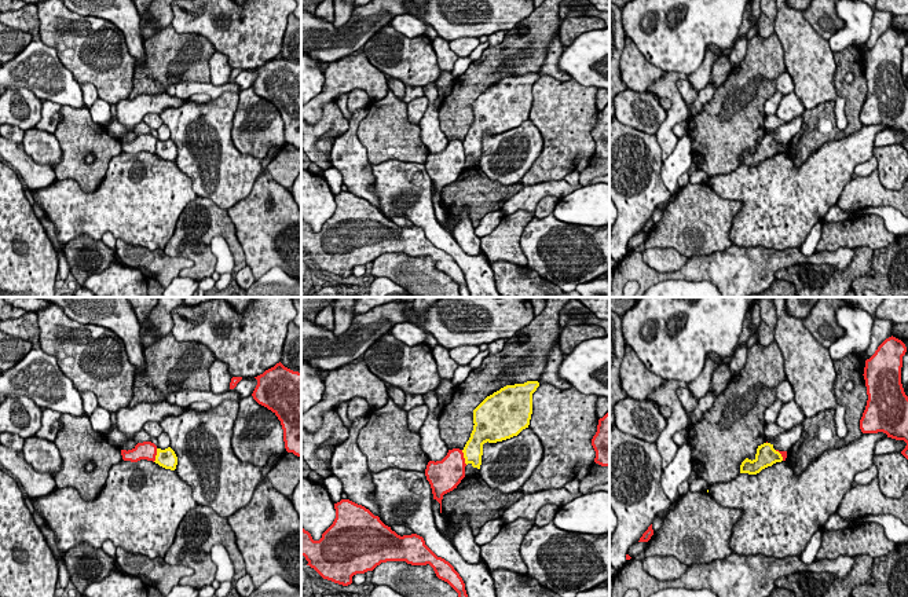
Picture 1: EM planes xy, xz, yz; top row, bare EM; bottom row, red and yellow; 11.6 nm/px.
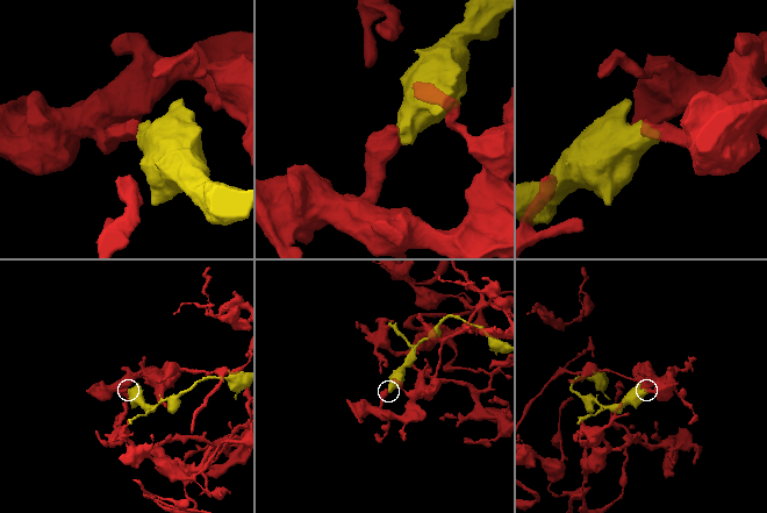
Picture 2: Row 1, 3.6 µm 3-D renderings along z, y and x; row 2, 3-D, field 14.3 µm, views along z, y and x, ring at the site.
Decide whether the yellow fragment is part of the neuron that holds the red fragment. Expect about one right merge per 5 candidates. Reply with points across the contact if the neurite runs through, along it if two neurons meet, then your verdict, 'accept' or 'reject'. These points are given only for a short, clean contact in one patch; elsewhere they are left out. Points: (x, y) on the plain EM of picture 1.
border along xz (461, 142), (467, 156); reject

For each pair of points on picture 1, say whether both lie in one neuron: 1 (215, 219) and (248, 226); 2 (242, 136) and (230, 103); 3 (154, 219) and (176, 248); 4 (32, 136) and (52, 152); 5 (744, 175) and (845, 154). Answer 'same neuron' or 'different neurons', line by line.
1: different neurons
2: different neurons
3: different neurons
4: same neuron
5: same neuron

